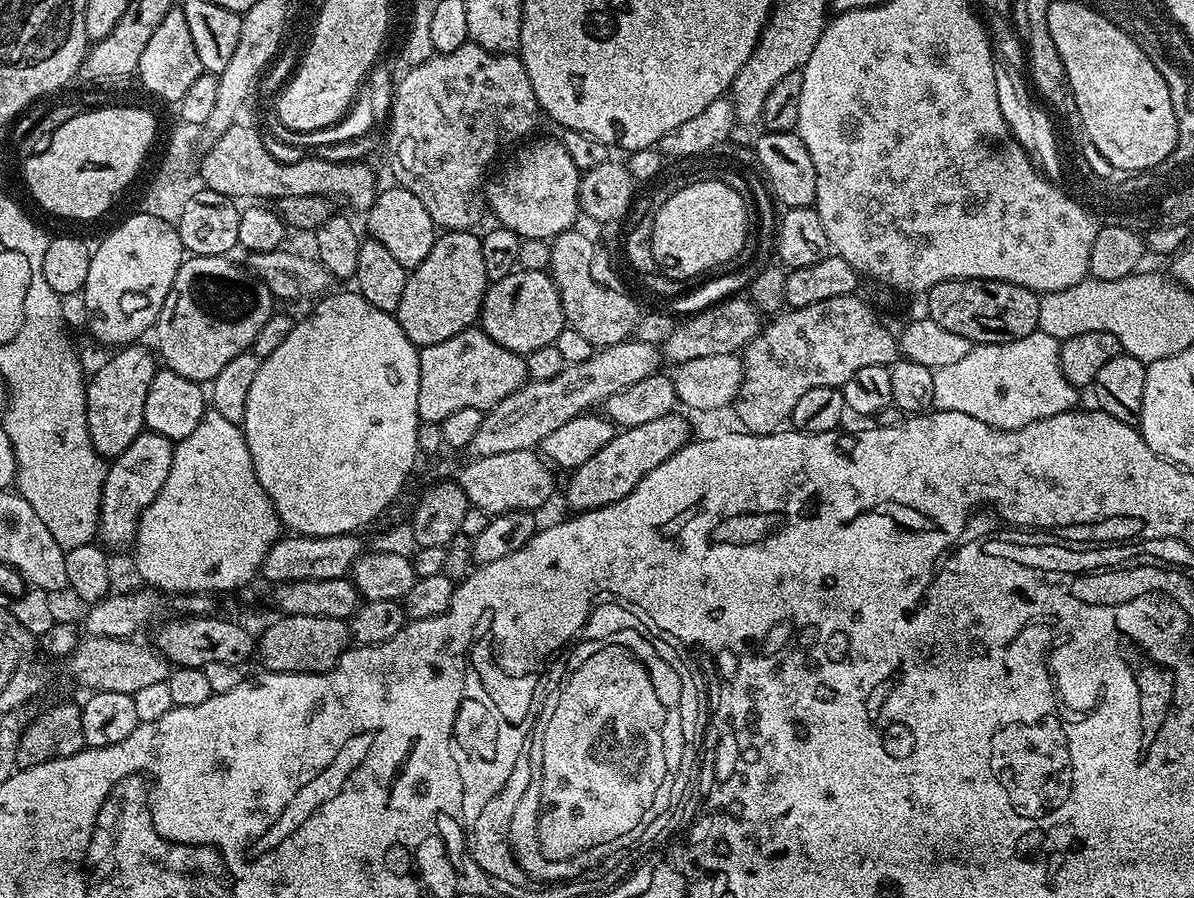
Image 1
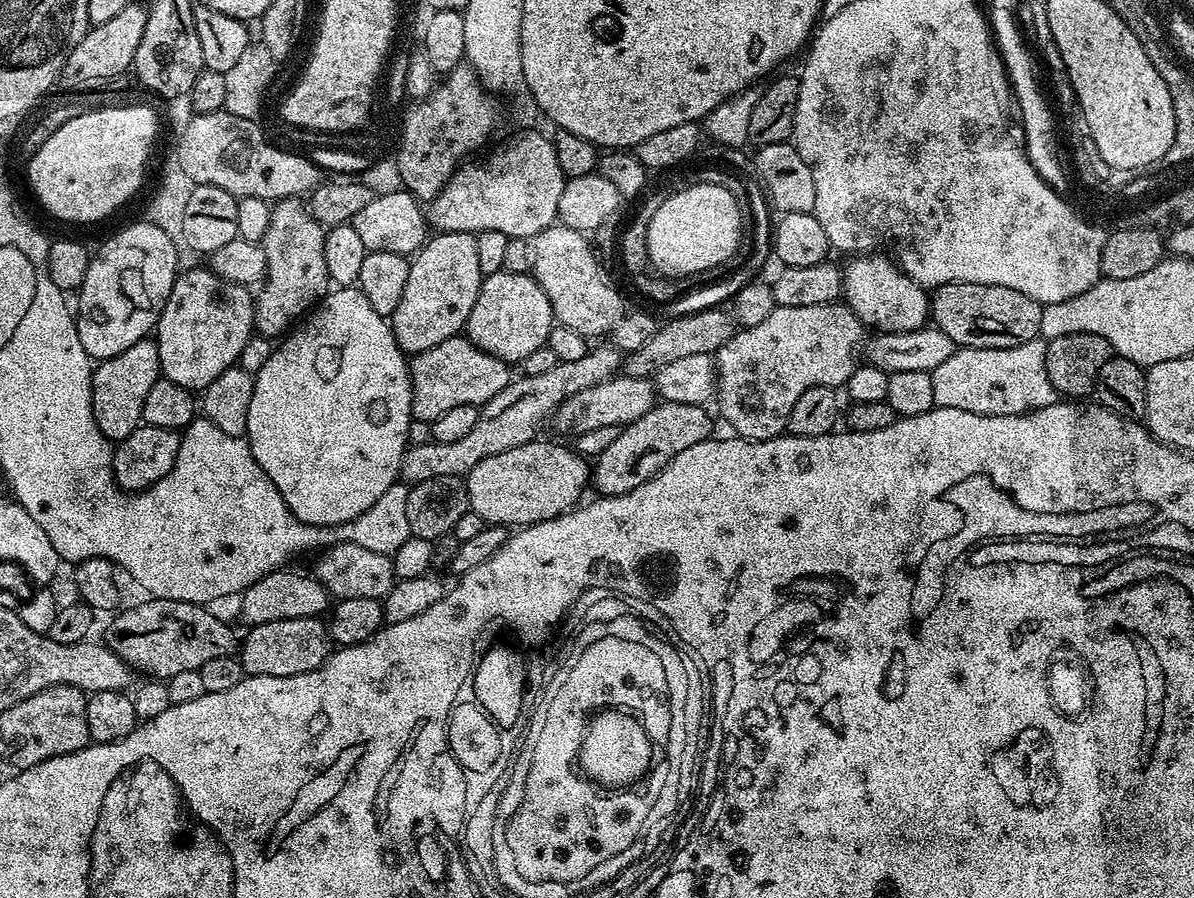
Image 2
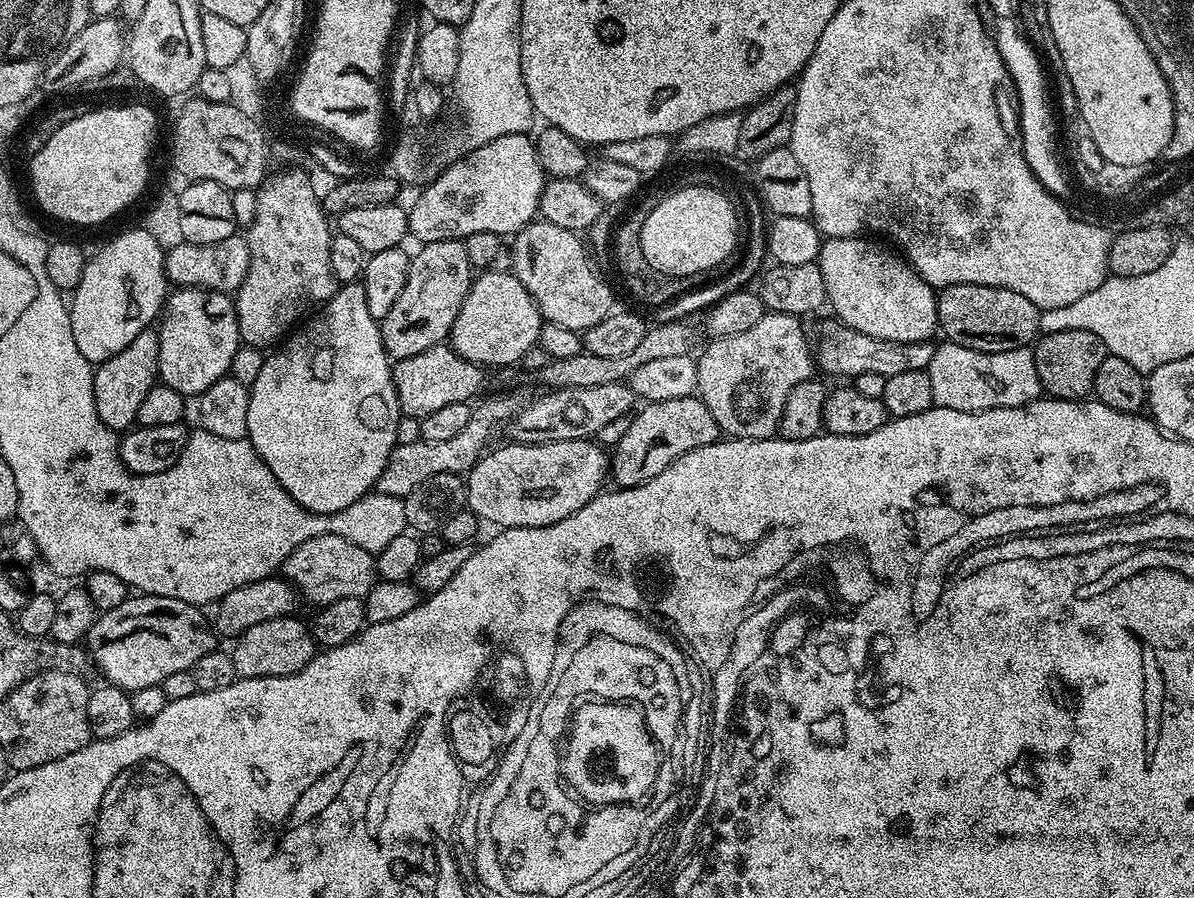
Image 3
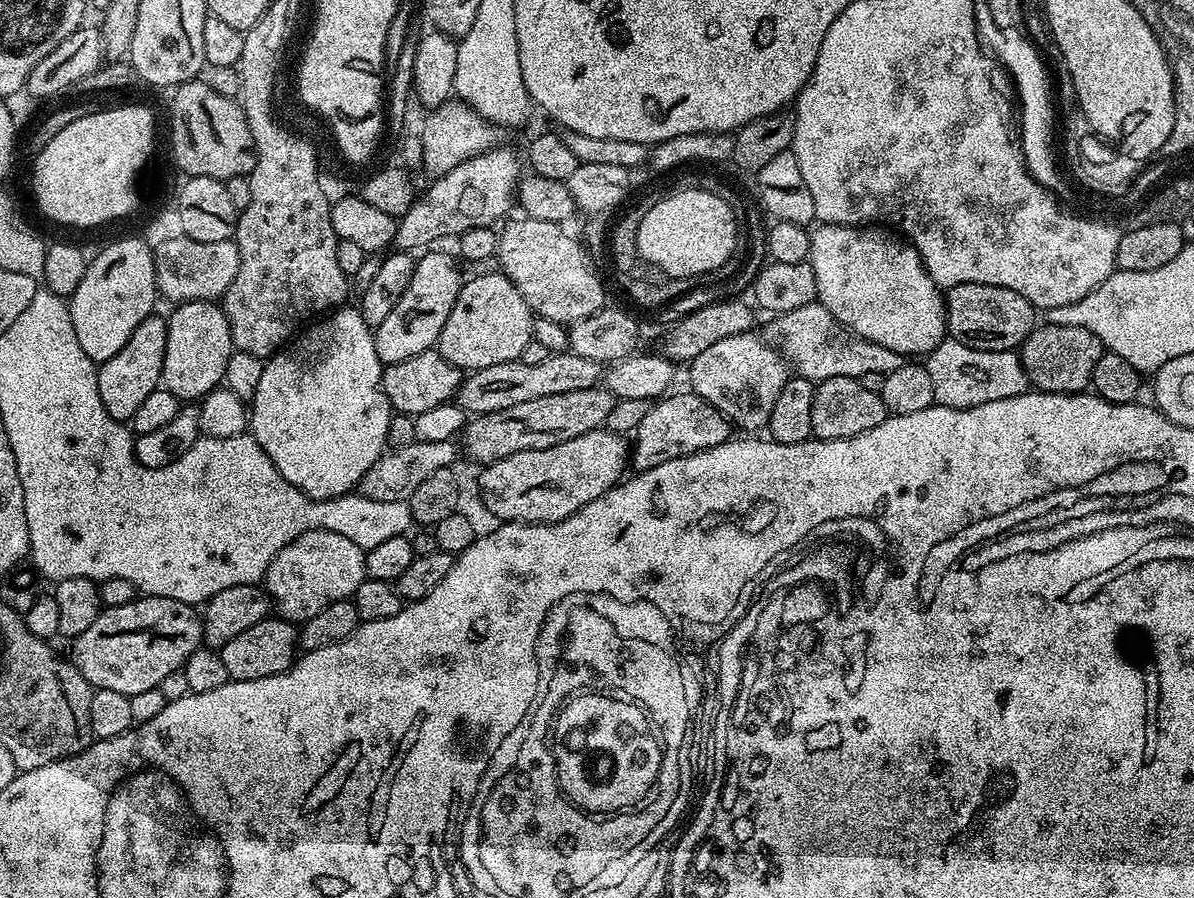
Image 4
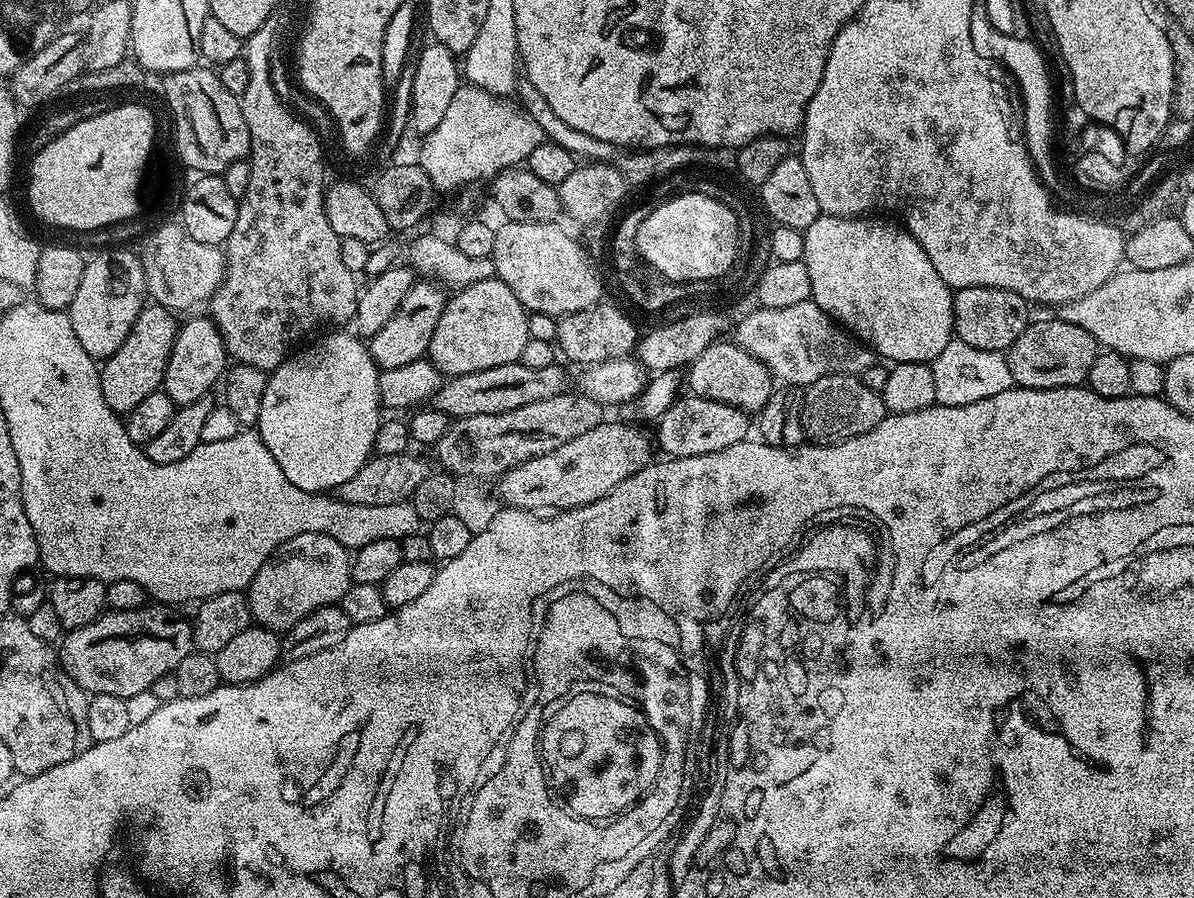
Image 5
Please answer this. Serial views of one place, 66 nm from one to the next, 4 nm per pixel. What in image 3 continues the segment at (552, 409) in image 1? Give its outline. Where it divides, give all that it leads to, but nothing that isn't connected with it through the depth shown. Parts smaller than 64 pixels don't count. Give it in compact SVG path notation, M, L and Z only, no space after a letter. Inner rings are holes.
M492 396L483 400L481 399L472 408L470 422L466 422L464 429L455 438L449 438L446 442L430 442L420 439L410 445L397 443L392 457L388 460L386 470L382 470L378 478L375 491L403 498L410 494L410 490L414 490L414 486L426 482L426 478L434 478L434 474L469 473L492 444L491 440L503 428L505 431L506 426L511 425L512 419L522 407L522 400L516 396Z

